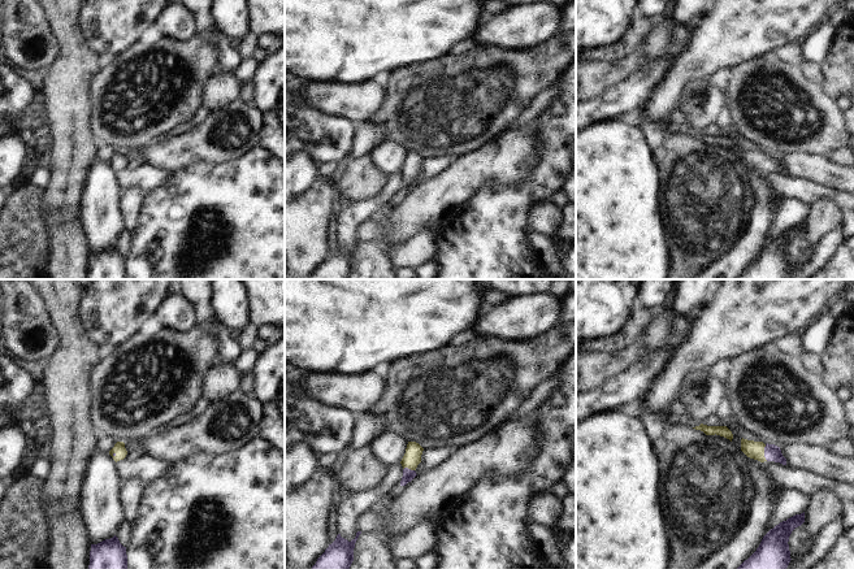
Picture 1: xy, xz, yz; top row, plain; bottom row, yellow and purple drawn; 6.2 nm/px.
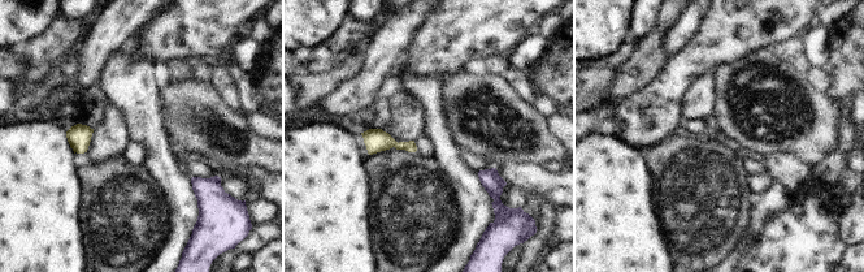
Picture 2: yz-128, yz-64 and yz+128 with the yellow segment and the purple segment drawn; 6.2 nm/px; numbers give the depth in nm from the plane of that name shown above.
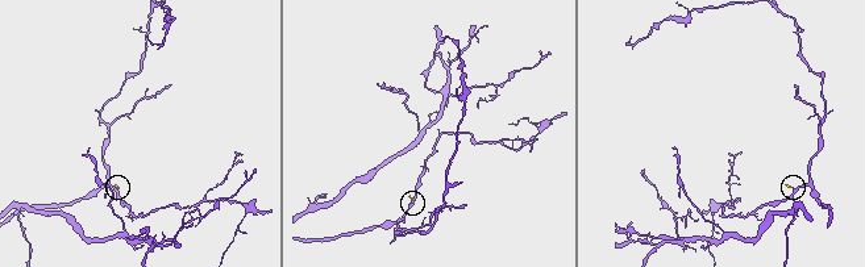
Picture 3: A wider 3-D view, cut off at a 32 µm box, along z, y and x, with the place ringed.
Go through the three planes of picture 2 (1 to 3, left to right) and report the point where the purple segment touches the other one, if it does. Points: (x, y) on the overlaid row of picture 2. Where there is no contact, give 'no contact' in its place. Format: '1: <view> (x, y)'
1: no contact
2: no contact
3: no contact

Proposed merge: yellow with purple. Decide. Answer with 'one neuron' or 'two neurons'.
one neuron

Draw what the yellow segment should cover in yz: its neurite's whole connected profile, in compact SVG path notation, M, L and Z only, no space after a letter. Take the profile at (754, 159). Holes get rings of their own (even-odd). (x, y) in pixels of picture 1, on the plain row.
M741 148L741 160L750 168L764 170L775 170L786 174L786 168L783 165L780 156L775 153L764 153L763 151L754 151Z

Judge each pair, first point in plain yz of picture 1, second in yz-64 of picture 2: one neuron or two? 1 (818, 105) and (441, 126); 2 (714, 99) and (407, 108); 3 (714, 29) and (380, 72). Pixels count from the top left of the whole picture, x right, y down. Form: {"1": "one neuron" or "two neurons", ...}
{"1": "two neurons", "2": "one neuron", "3": "two neurons"}

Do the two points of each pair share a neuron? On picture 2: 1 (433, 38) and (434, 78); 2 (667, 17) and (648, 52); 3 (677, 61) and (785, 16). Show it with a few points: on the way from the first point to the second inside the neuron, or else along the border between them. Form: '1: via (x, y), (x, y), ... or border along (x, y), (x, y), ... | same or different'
1: border along (404, 64), (422, 72), (441, 73) | different
2: via (661, 26), (652, 43) | same
3: via (704, 51), (742, 16), (758, 16) | same

